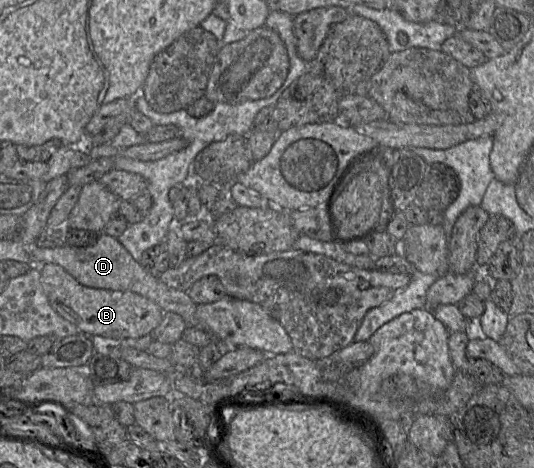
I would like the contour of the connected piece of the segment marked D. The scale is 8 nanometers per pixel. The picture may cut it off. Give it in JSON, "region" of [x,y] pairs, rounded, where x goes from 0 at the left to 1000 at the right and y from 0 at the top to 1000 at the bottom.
{"region":[[[191,496],[178,521],[161,528],[118,524],[79,530],[64,521],[51,530],[64,566],[109,564],[161,613],[257,626],[292,647],[307,667],[326,667],[341,675],[354,697],[373,699],[367,684],[369,650],[352,626],[316,613],[296,590],[270,575],[215,506]]]}

